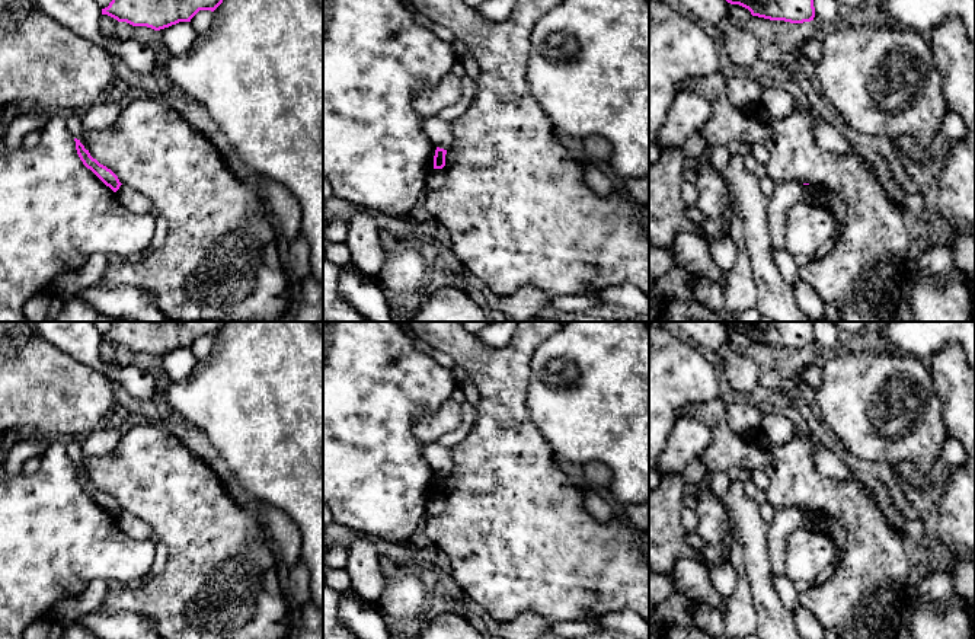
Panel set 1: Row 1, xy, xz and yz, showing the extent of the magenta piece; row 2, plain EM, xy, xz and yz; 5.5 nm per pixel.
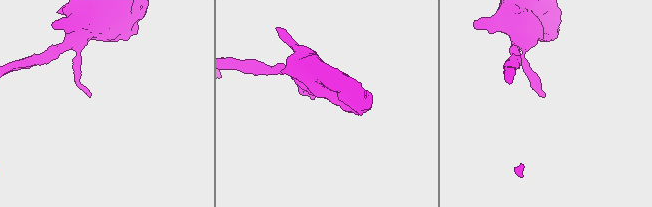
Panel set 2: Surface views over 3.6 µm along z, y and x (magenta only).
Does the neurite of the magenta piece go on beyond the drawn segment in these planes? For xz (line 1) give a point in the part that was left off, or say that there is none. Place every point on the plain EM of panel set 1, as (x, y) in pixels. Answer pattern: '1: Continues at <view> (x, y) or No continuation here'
1: No continuation here

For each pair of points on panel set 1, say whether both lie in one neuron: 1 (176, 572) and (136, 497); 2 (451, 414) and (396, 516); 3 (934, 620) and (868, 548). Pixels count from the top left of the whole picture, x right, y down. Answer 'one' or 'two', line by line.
1: one
2: two
3: two

